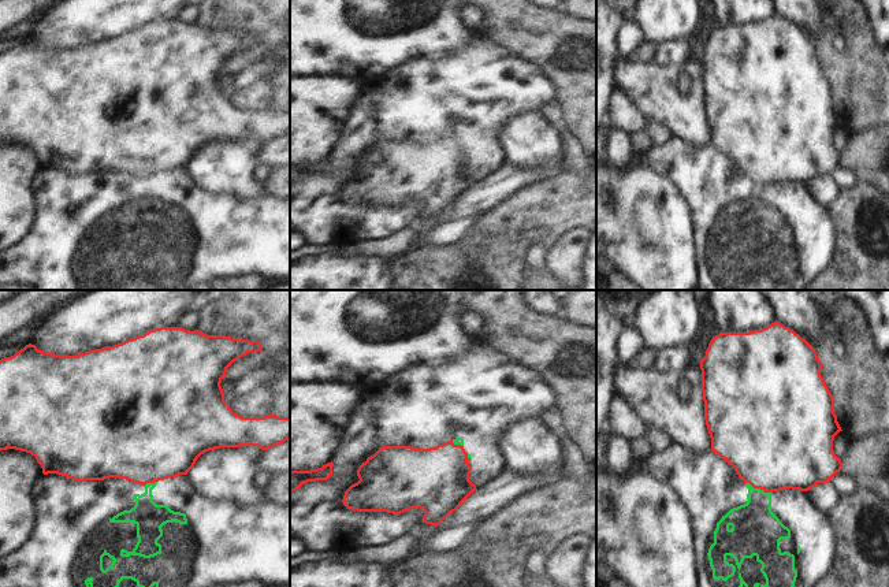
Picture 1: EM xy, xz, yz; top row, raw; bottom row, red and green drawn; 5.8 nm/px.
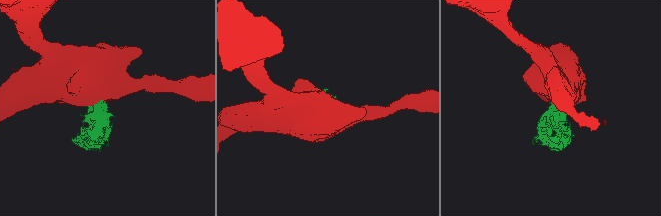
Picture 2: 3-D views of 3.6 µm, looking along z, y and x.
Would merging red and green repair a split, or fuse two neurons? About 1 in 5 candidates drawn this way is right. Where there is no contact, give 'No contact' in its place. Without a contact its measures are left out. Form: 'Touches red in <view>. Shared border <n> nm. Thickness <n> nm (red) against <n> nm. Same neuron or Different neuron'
Touches red in yz. Shared border 170 nm. Thickness 500 nm (red) against 280 nm. Different neuron

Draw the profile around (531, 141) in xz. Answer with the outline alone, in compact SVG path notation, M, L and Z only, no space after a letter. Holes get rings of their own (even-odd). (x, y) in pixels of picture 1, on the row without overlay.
M542 112L512 118L501 134L509 163L522 167L557 166L563 161L563 138Z

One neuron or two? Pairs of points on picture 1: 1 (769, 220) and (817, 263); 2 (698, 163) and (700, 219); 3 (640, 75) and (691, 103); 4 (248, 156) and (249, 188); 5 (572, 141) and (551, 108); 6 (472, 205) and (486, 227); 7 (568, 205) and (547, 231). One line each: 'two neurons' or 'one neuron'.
1: one neuron
2: one neuron
3: one neuron
4: one neuron
5: one neuron
6: two neurons
7: one neuron

